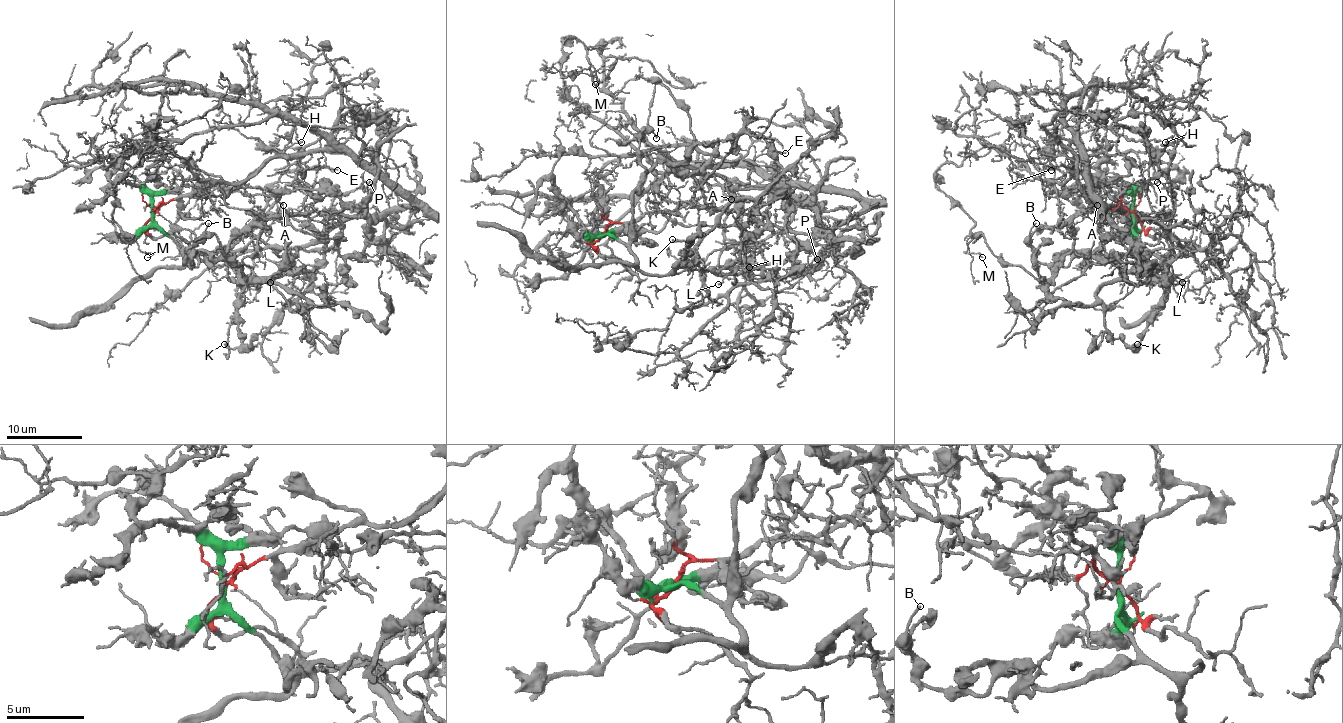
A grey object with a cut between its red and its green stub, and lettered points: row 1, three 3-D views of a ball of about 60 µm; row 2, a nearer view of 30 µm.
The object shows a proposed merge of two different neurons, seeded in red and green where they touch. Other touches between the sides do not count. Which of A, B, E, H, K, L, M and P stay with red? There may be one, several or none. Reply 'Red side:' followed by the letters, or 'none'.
Red side: A, E, H, L, M, P

